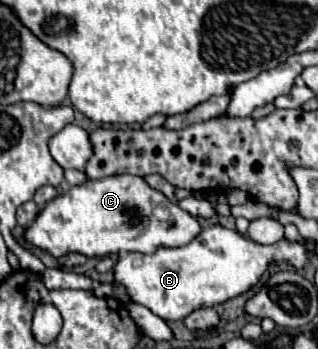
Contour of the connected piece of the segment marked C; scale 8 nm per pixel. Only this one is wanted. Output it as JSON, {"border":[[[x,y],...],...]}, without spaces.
{"border":[[[113,175],[99,181],[89,179],[49,201],[35,223],[25,229],[25,239],[35,247],[47,249],[53,257],[71,251],[85,257],[105,257],[119,251],[153,253],[157,247],[183,247],[199,233],[197,217],[151,189],[143,177]]]}

